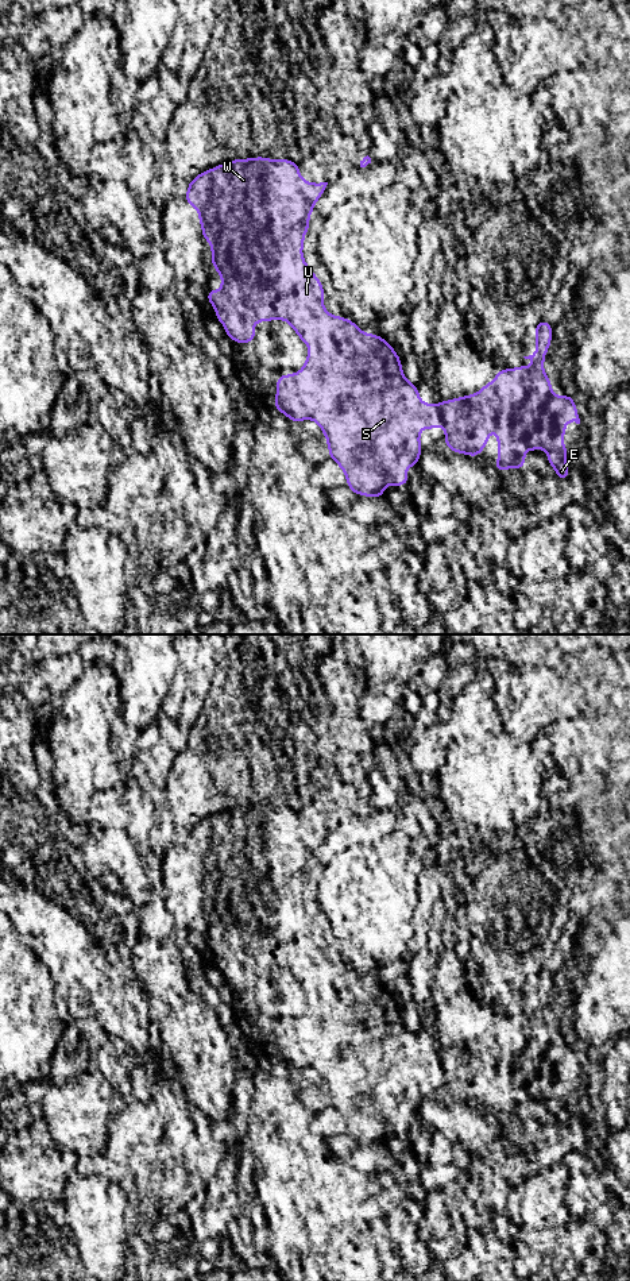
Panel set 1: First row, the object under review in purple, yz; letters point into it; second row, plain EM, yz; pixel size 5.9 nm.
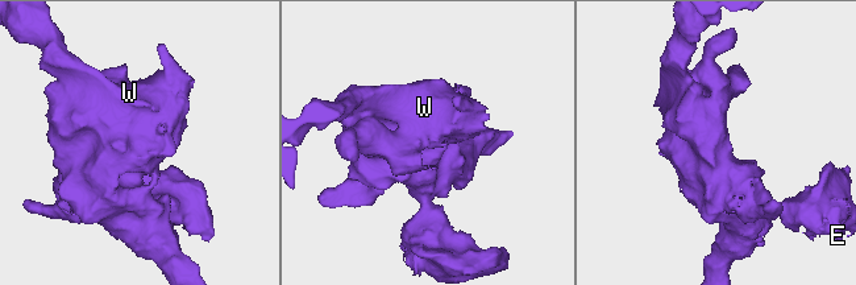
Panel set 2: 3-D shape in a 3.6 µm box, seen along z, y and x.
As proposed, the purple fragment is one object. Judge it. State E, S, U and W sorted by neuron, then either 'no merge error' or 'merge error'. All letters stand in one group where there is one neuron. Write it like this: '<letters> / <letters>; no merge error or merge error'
E / S U W; merge error

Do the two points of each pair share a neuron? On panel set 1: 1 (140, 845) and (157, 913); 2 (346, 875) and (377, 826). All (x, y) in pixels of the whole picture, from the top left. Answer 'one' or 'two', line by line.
1: one
2: two

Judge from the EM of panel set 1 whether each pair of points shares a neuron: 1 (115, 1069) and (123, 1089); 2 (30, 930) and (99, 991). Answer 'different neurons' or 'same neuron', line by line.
1: same neuron
2: same neuron

